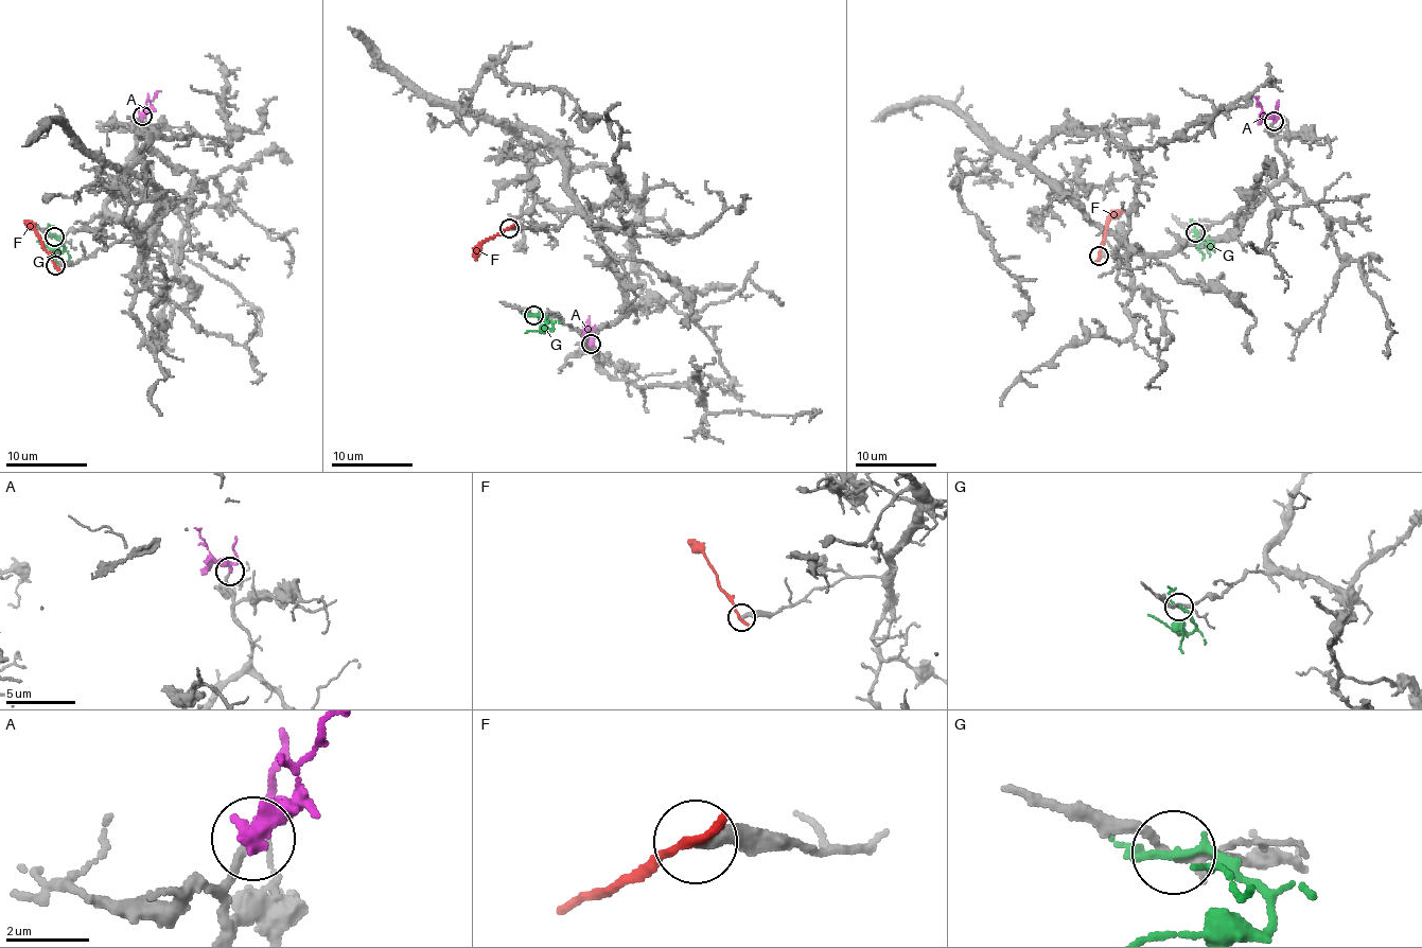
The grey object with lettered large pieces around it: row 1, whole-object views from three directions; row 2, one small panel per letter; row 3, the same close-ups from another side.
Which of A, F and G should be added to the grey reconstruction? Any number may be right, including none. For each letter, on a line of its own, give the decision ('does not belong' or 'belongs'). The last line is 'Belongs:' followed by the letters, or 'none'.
A: belongs
F: does not belong
G: does not belong
Belongs: A

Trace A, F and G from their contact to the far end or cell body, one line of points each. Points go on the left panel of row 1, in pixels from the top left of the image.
A: (143, 116), (160, 91)
F: (56, 266), (40, 238), (24, 222)
G: (55, 235), (65, 249), (60, 251), (52, 251), (37, 241)

